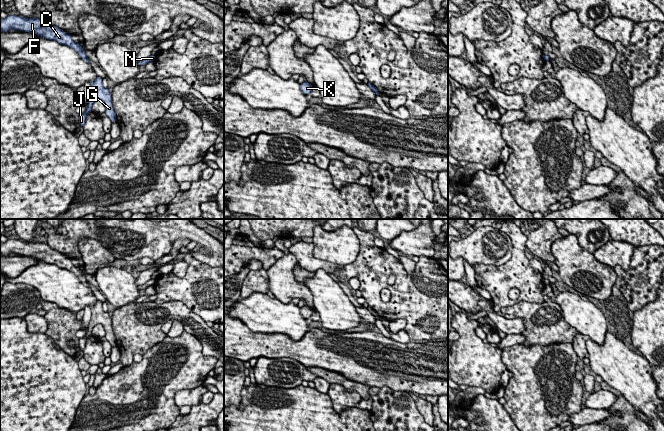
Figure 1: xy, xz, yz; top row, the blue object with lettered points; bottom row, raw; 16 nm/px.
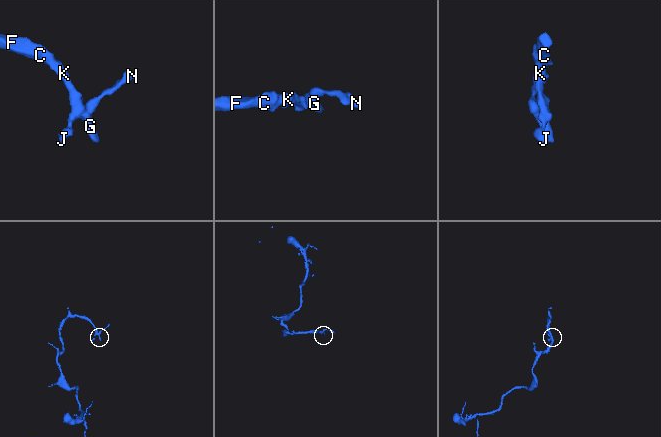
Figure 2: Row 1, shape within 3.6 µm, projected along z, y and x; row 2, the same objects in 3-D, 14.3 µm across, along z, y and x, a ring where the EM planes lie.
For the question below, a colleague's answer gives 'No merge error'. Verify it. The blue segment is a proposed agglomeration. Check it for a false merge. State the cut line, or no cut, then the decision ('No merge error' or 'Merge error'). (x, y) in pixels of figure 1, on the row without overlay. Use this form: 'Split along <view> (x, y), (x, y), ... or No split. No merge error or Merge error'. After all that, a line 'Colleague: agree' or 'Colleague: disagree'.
No split. No merge error
Colleague: agree

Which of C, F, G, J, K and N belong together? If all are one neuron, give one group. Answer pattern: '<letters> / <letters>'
C F G J K N

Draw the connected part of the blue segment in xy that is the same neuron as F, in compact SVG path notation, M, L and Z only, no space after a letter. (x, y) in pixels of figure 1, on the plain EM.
M8 239L5 243L0 243L0 256L8 256L11 253L34 257L45 263L55 264L74 273L86 287L90 288L80 267L75 267L72 264L72 259L66 258L65 255L52 249L48 244L17 239Z

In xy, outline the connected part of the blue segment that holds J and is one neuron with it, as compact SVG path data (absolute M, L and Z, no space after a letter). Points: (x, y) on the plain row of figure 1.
M97 300L97 302L90 306L91 309L91 320L89 322L88 331L85 336L79 339L78 347L83 350L86 345L86 340L89 336L92 335L92 329L97 324L102 324L105 329L105 338L112 345L112 347L116 346L116 338L113 333L111 317L108 312L104 312L102 309L102 302Z

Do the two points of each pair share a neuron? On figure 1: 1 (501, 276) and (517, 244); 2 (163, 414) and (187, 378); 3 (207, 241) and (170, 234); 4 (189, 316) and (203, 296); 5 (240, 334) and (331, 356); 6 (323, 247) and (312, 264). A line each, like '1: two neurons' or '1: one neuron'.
1: one neuron
2: one neuron
3: one neuron
4: two neurons
5: one neuron
6: two neurons

